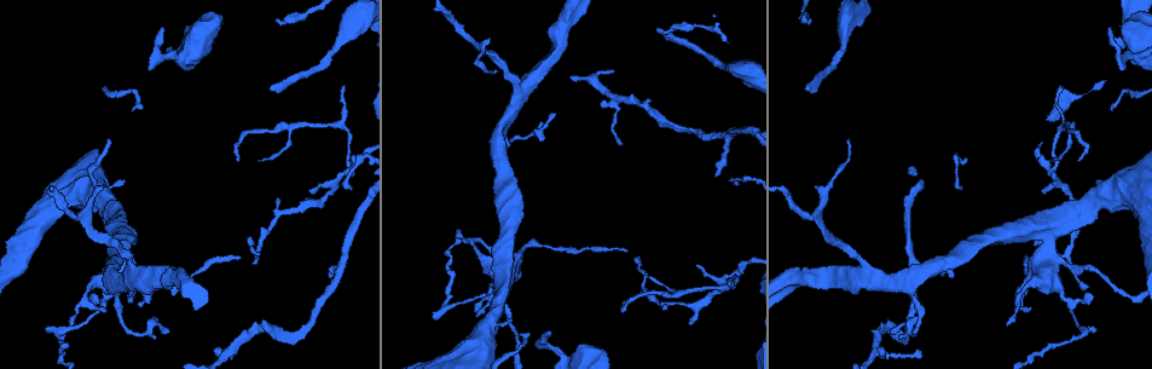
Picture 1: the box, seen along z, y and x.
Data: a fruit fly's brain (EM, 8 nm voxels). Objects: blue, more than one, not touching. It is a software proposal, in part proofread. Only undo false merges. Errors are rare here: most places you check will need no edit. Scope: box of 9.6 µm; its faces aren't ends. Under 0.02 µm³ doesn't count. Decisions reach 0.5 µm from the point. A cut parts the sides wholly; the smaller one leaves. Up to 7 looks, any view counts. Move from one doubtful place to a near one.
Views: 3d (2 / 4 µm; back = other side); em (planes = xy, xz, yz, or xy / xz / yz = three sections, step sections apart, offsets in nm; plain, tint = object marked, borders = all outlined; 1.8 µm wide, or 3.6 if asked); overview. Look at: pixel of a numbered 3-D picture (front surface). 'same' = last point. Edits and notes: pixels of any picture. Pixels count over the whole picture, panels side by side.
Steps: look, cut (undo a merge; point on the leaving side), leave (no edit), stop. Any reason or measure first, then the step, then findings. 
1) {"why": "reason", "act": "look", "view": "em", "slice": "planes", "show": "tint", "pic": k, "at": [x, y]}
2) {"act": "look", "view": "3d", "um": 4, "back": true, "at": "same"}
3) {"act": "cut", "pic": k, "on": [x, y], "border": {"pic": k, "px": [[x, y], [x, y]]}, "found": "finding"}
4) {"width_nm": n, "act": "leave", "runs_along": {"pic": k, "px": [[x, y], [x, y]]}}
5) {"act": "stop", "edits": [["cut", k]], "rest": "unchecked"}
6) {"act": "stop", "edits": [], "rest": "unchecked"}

{"why": "thick turns thin", "act": "look", "view": "3d", "um": 2, "pic": 1, "at": [110, 273]}

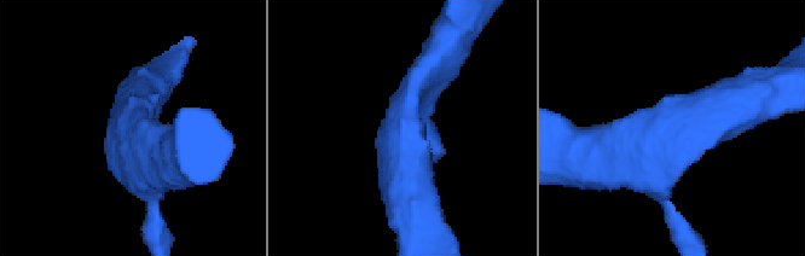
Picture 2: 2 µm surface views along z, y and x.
{"arms": 3, "act": "look", "view": "em", "slice": "xy", "step": 8, "show": "tint", "pic": 2, "at": [662, 127]}

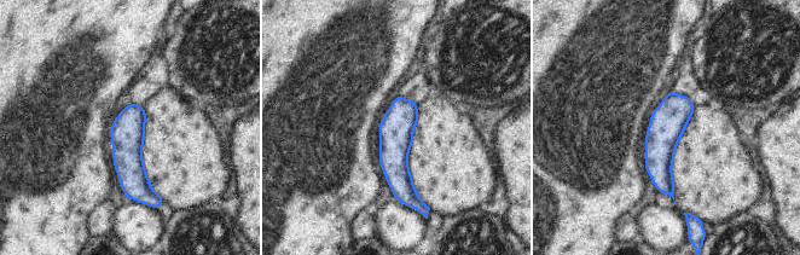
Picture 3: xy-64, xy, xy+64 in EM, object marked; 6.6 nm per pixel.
{"why": "another direction", "act": "look", "view": "em", "slice": "planes", "show": "borders", "at": "same"}

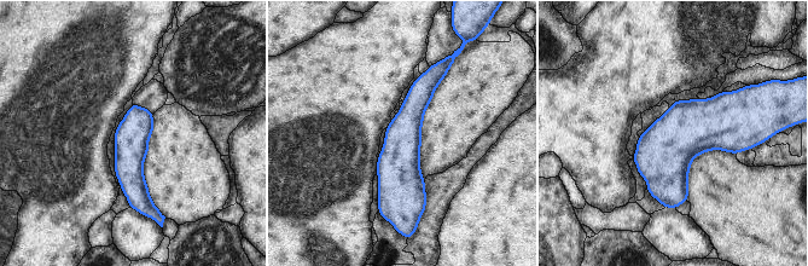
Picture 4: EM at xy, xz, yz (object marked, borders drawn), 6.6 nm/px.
{"act": "leave", "runs_along": {"pic": 4, "px": [[432, 70], [404, 132], [396, 208]]}, "found": "continuous, no second neuron"}

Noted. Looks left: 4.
{"why": "three arms meet", "act": "look", "view": "3d", "um": 4, "pic": 1, "at": [1051, 172]}

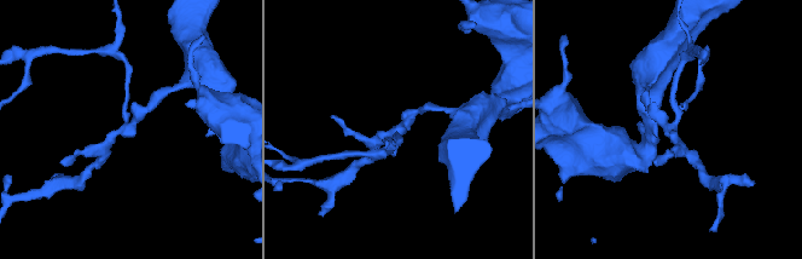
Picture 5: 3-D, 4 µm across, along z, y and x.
{"why": "shape alone is not enough", "act": "look", "view": "em", "slice": "yz", "step": 16, "show": "plain", "pic": 5, "at": [394, 129]}

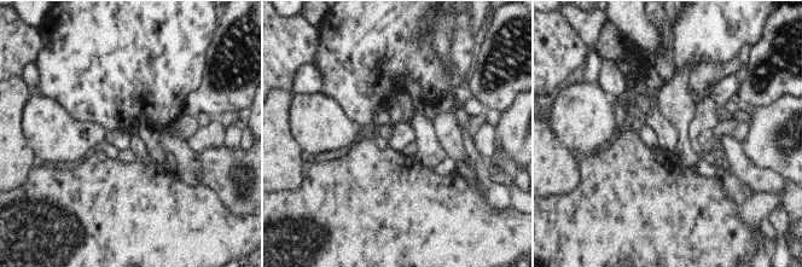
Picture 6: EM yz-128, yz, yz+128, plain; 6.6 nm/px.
{"act": "look", "view": "em", "slice": "yz", "step": 16, "show": "borders", "at": "same"}

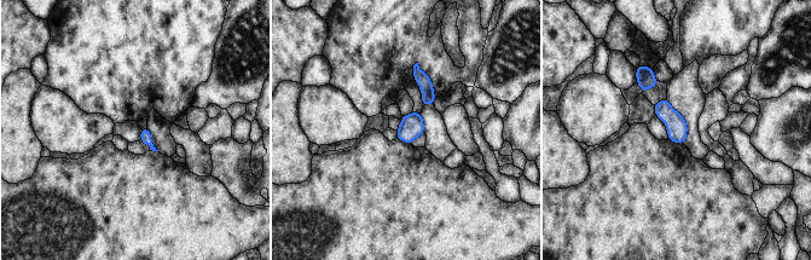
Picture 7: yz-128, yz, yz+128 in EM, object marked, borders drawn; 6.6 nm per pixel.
{"act": "leave", "found": "all the same neuron"}

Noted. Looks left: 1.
{"why": "sudden change in width", "act": "look", "view": "em", "um": 3.6, "slice": "planes", "show": "tint", "pic": 1, "at": [122, 265]}

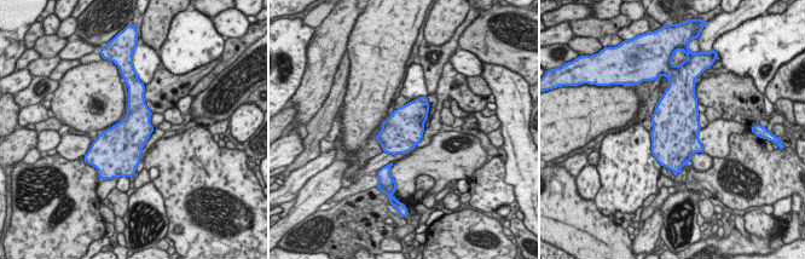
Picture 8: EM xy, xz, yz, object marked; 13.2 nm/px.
{"width_nm": 480, "act": "leave", "found": "one neuron here"}

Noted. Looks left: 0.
{"act": "stop", "edits": [], "rest": "unchecked"}

